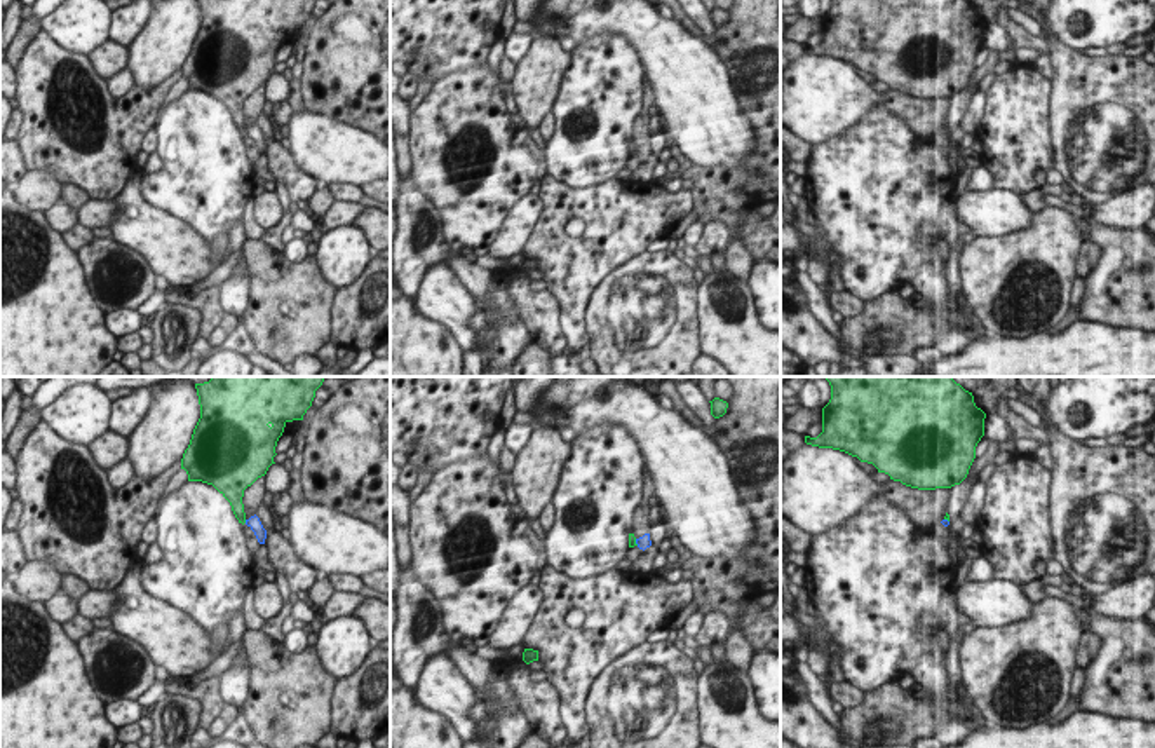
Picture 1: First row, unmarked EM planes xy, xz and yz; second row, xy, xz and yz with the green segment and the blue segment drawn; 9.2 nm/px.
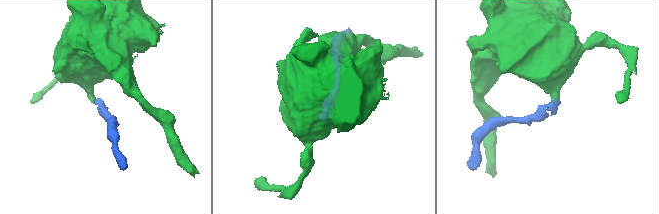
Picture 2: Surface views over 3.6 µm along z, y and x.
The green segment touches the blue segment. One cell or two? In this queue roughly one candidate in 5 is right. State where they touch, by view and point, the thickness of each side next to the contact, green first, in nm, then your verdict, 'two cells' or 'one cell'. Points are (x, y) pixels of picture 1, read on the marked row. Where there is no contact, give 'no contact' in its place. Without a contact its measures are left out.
meets green in xz at (634, 543); 60 nm thick on the green side, 120 nm on the other; two cells

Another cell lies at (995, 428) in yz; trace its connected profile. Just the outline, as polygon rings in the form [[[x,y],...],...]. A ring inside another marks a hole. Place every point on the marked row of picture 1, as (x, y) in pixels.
[[[995,411],[986,413],[984,438],[995,439],[1000,443],[1000,441],[1010,439],[1012,434],[1014,434],[1014,431],[1000,415],[996,415]]]

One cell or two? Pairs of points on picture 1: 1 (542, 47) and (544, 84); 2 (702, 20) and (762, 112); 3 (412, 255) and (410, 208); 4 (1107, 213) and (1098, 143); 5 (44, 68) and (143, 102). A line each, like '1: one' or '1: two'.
1: one
2: two
3: one
4: two
5: one

